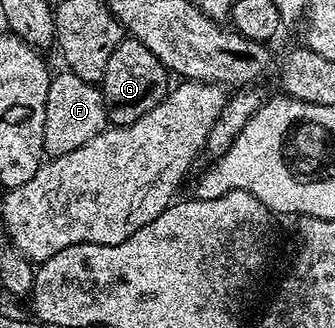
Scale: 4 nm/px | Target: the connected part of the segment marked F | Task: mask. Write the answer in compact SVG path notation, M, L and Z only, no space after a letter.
M67 71L53 76L48 82L46 99L46 123L44 124L44 152L48 155L69 153L94 139L102 130L109 128L108 108L104 105L104 94L93 82L78 79L78 75Z

